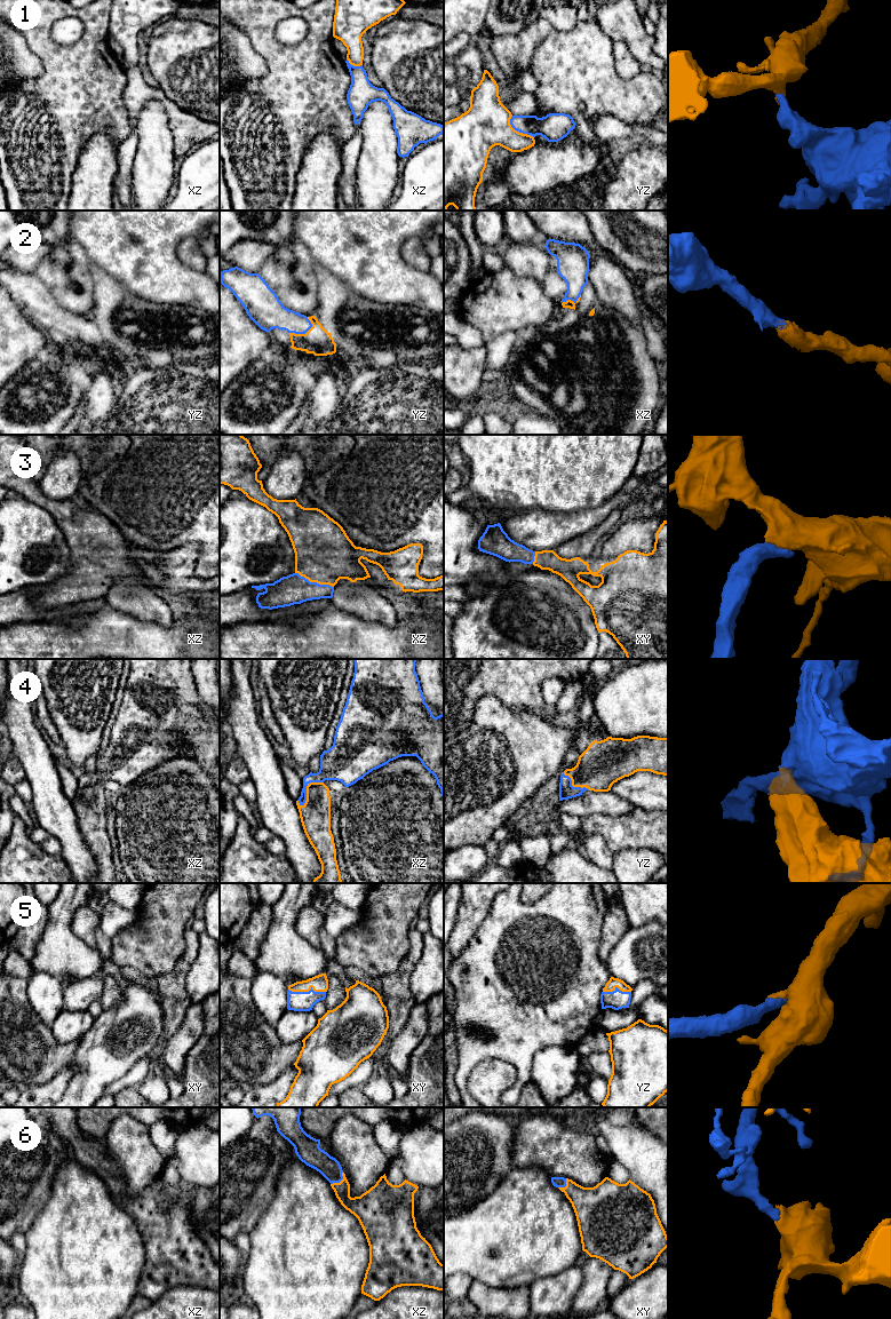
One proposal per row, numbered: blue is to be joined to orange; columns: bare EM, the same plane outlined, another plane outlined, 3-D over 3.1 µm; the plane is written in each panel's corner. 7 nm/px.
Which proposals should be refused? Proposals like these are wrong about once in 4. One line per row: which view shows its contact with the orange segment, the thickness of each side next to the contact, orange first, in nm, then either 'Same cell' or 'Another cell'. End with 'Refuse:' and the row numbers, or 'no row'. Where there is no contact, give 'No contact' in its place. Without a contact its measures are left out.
1: Touches orange in yz. Thickness 320 nm (orange) against 190 nm. Another cell
2: Touches orange in yz. Thickness 190 nm (orange) against 190 nm. Same cell
3: Touches orange in xz. Thickness 420 nm (orange) against 200 nm. Same cell
4: Touches orange in xz. Thickness 220 nm (orange) against 190 nm. Same cell
5: Touches orange in xy. Thickness 120 nm (orange) against 140 nm. Same cell
6: Touches orange in xz. Thickness 180 nm (orange) against 150 nm. Same cell
Refuse: 1

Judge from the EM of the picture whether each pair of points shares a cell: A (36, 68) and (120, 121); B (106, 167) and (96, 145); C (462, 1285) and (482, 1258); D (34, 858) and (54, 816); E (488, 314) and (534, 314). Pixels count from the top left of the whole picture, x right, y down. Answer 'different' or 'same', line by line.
A: different
B: same
C: different
D: different
E: same

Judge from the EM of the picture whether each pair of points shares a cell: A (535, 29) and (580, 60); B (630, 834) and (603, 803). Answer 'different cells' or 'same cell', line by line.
A: different cells
B: different cells

